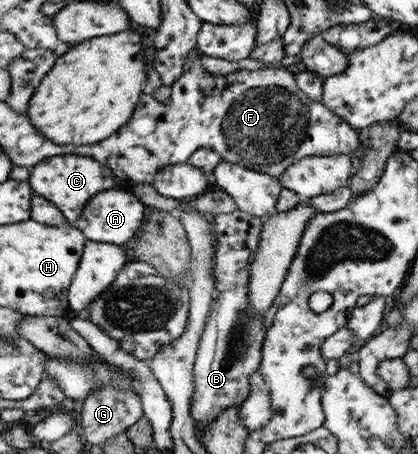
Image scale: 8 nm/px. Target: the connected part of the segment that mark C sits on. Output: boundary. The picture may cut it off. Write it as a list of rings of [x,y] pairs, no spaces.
[[[69,153],[40,161],[31,168],[28,182],[33,193],[51,201],[69,222],[74,222],[81,217],[82,208],[89,199],[95,197],[99,191],[115,188],[118,180],[115,180],[115,174],[109,166],[95,161],[95,158]]]

